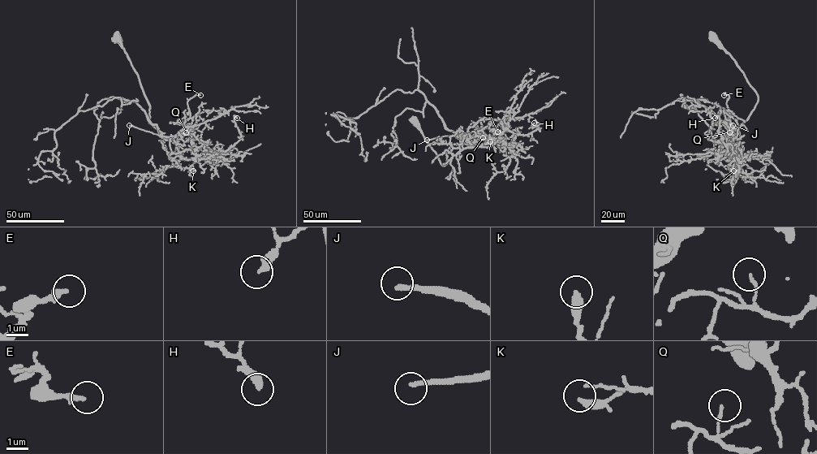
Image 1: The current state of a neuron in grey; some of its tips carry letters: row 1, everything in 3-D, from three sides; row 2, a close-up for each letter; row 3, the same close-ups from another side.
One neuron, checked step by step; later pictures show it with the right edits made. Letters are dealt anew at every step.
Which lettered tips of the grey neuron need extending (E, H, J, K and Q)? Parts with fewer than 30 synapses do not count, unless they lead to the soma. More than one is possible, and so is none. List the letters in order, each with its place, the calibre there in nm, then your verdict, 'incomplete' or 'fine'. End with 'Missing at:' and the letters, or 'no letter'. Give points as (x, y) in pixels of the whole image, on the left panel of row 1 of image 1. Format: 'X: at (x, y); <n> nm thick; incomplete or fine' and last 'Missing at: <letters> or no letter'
E: at (200, 95); 280 nm thick; fine
H: at (237, 118); 380 nm thick; fine
J: at (129, 125); 200 nm thick; fine
K: at (193, 170); 360 nm thick; fine
Q: at (186, 132); 120 nm thick; fine
Missing at: no letter

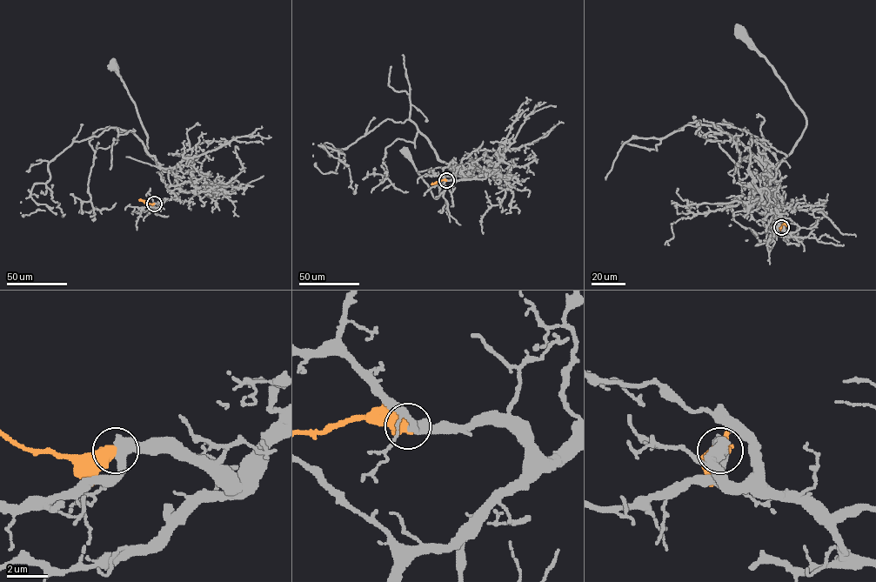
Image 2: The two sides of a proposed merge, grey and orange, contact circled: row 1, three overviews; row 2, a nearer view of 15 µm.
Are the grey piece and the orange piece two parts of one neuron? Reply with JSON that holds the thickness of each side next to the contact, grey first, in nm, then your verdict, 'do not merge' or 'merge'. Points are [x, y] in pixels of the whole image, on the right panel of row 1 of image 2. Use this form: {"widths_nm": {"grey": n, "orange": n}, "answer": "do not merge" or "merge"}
{"widths_nm": {"grey": 480, "orange": 650}, "answer": "do not merge"}

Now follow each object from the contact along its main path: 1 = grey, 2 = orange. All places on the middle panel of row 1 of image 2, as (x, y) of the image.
1: (446, 180), (455, 182), (471, 178), (445, 177), (439, 183), (439, 196), (435, 198), (404, 150)
2: (446, 180), (431, 184)

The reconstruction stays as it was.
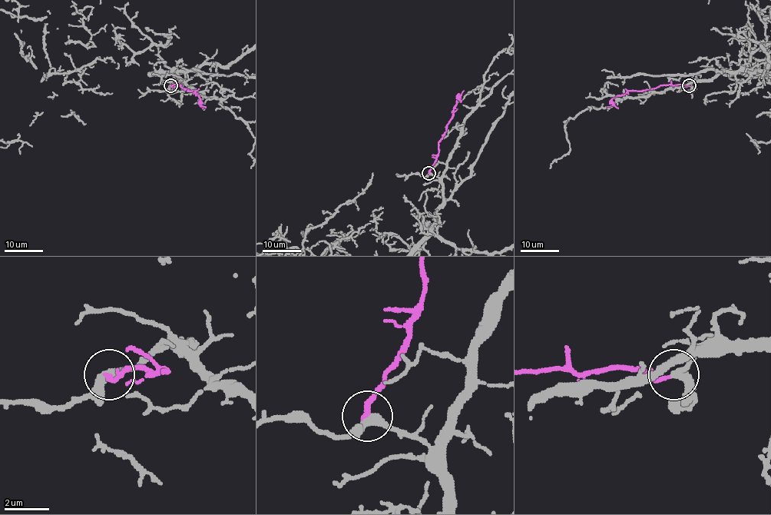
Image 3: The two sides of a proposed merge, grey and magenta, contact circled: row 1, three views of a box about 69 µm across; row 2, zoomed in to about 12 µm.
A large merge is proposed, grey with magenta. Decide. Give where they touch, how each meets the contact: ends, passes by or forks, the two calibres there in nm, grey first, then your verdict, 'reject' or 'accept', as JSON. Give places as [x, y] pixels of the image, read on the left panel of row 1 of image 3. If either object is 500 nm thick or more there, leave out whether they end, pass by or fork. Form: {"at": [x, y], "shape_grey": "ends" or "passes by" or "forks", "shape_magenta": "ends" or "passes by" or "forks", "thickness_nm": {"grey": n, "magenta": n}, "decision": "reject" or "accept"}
{"at": [170, 85], "shape_grey": "passes by", "shape_magenta": "ends", "thickness_nm": {"grey": 340, "magenta": 200}, "decision": "reject"}

